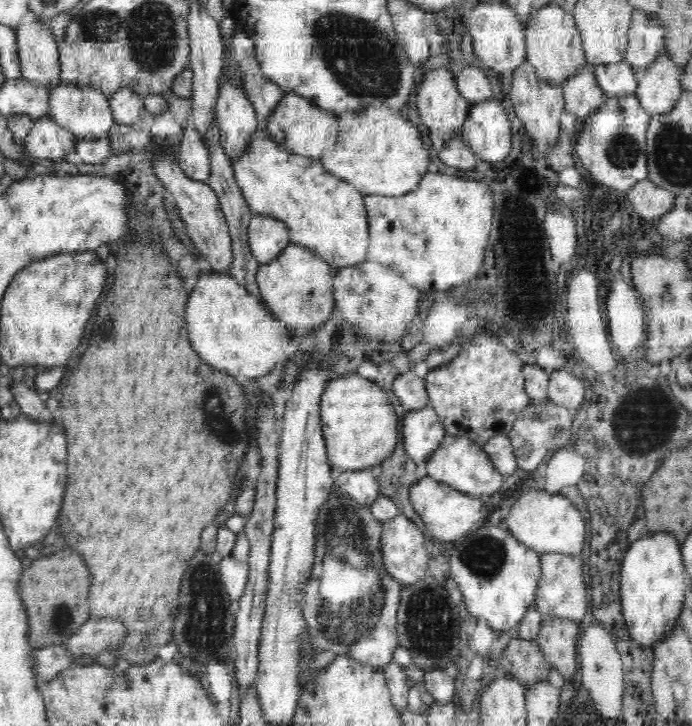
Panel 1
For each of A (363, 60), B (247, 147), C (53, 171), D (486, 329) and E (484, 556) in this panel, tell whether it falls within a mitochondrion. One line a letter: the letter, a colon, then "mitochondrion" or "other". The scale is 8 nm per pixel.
A: mitochondrion
B: other
C: other
D: other
E: mitochondrion

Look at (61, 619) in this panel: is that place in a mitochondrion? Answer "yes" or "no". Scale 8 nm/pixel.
yes

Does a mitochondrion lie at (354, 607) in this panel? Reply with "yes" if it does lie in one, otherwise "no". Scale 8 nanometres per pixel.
yes

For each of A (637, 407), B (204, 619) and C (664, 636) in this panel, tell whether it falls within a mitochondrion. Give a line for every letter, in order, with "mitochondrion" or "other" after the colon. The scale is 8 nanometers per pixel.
A: mitochondrion
B: mitochondrion
C: other

